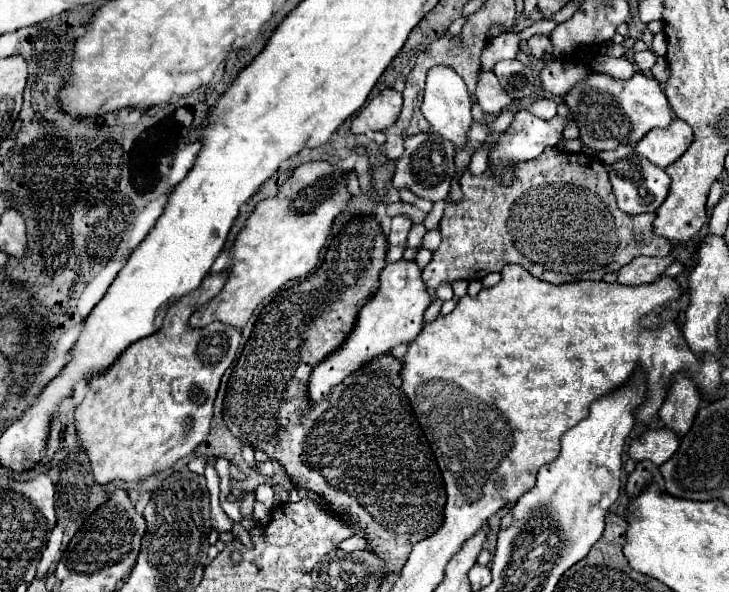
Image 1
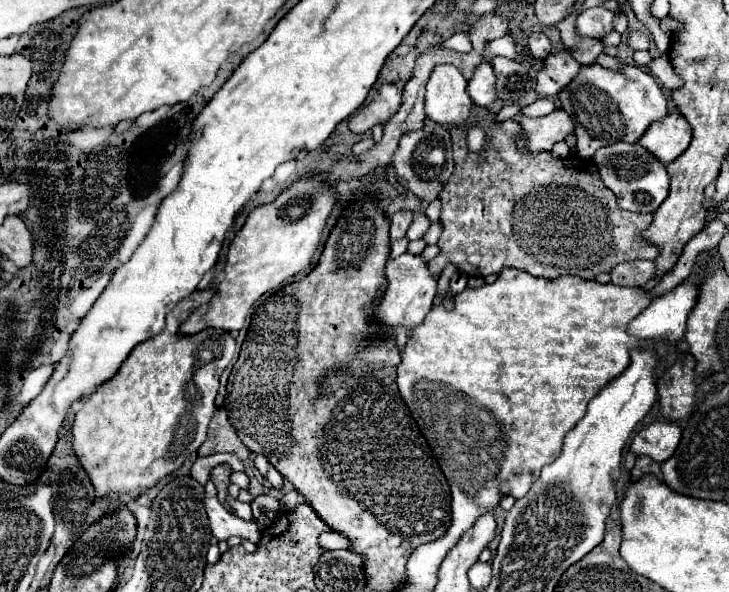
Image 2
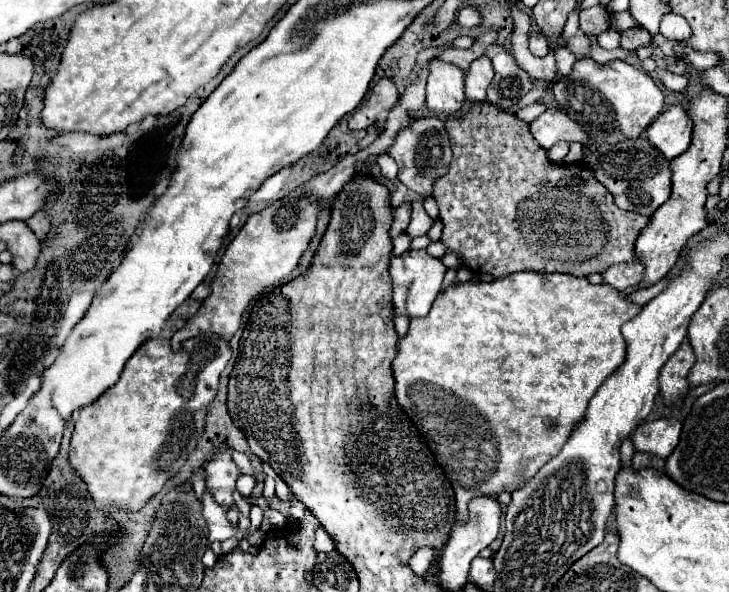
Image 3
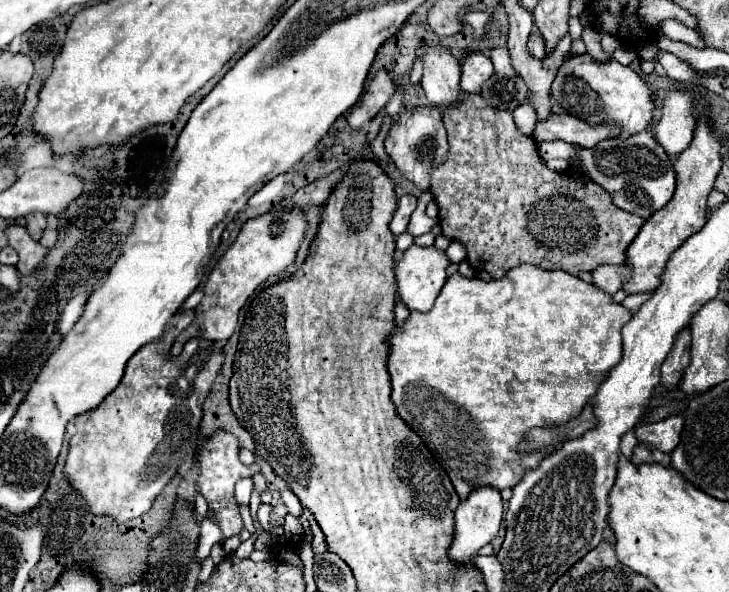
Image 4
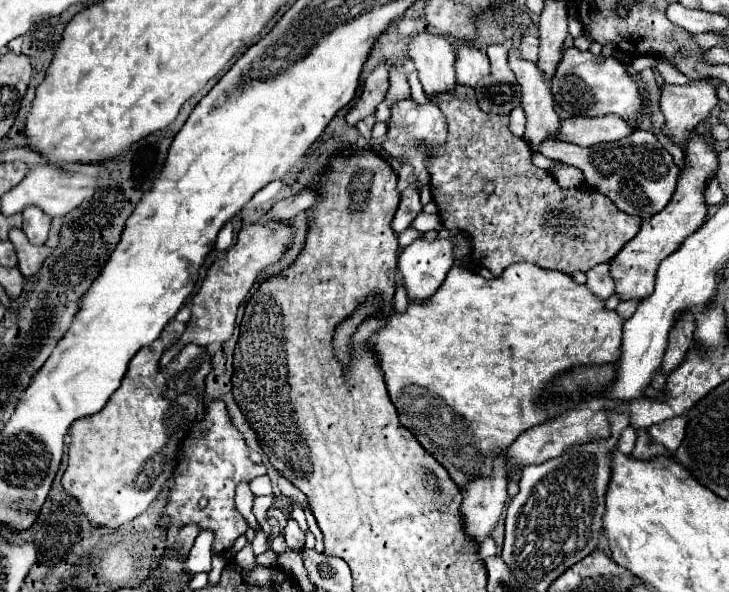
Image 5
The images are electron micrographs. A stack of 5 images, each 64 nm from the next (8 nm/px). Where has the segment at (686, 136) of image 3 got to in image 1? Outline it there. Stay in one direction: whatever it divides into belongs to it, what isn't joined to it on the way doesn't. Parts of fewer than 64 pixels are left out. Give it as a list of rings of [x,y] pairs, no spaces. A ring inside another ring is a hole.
[[[674,120],[670,128],[654,128],[636,144],[636,156],[646,158],[648,162],[656,164],[658,168],[668,168],[676,162],[692,144],[692,128],[682,120]]]

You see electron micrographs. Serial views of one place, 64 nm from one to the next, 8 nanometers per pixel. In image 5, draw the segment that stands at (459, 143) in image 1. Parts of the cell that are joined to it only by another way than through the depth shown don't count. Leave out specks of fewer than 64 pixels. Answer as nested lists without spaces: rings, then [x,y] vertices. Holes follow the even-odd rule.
[[[420,32],[410,42],[410,58],[416,64],[426,96],[440,96],[456,88],[456,54],[446,38]]]

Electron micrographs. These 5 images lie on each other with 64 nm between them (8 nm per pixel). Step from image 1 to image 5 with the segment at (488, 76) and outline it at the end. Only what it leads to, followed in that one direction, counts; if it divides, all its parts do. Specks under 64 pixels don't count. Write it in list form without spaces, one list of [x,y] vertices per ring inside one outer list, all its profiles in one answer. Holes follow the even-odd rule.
[[[460,46],[458,58],[456,58],[456,80],[462,86],[474,88],[480,78],[488,76],[490,72],[490,60],[484,52],[472,48],[472,46]]]

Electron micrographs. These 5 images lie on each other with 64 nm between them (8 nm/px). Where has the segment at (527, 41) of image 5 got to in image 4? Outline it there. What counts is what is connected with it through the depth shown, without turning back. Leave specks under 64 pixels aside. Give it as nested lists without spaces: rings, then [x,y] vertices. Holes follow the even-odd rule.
[[[532,34],[528,38],[528,50],[534,58],[544,58],[546,56],[546,48],[544,48],[544,38],[540,34]]]

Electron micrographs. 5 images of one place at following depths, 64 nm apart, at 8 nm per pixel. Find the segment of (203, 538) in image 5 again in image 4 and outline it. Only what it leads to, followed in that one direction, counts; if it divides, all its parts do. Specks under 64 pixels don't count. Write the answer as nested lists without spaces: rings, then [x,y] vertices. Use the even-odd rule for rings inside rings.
[[[210,512],[204,520],[202,520],[202,532],[200,532],[200,546],[198,546],[198,560],[202,562],[204,558],[210,556],[210,548],[212,544],[224,540],[224,534],[222,534],[222,528],[216,520],[216,516]]]

